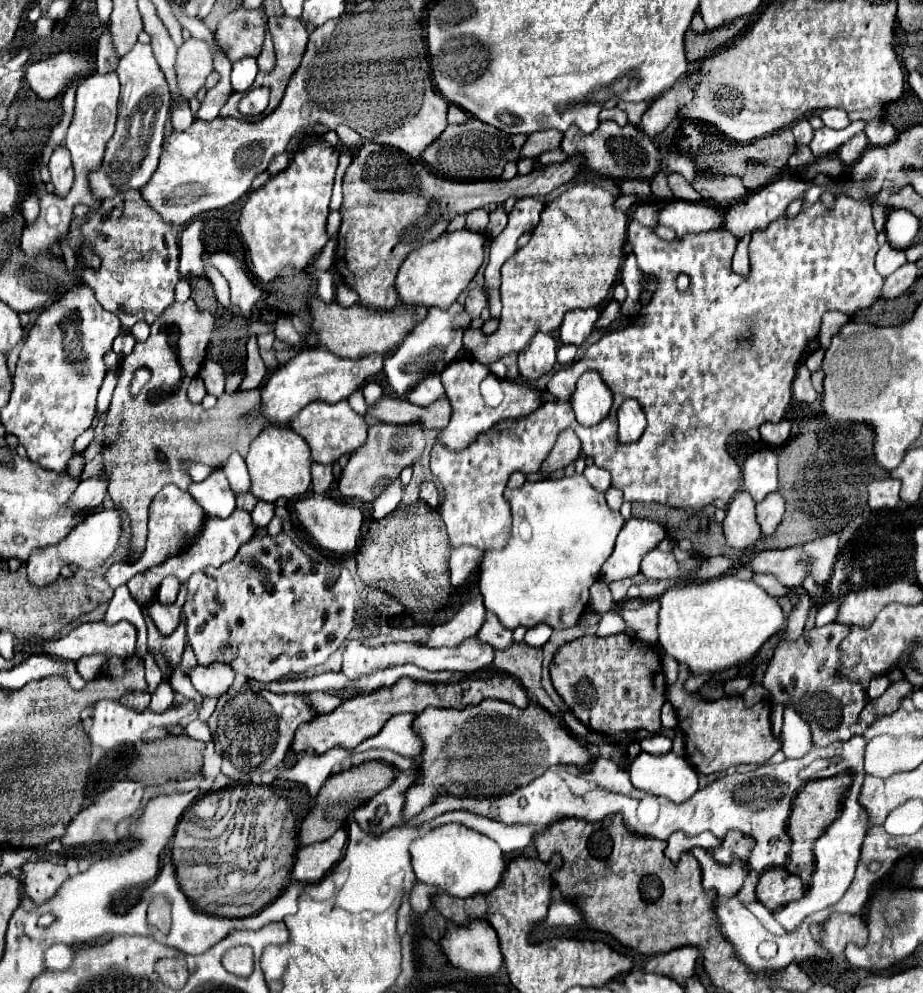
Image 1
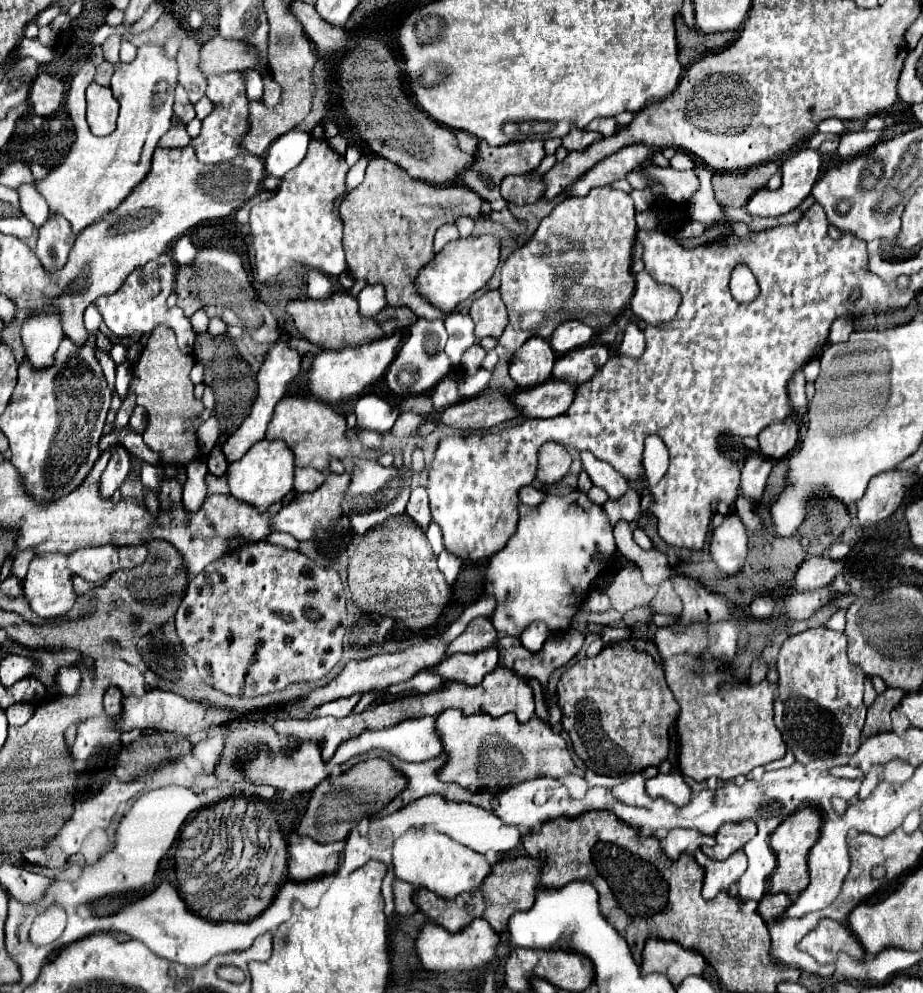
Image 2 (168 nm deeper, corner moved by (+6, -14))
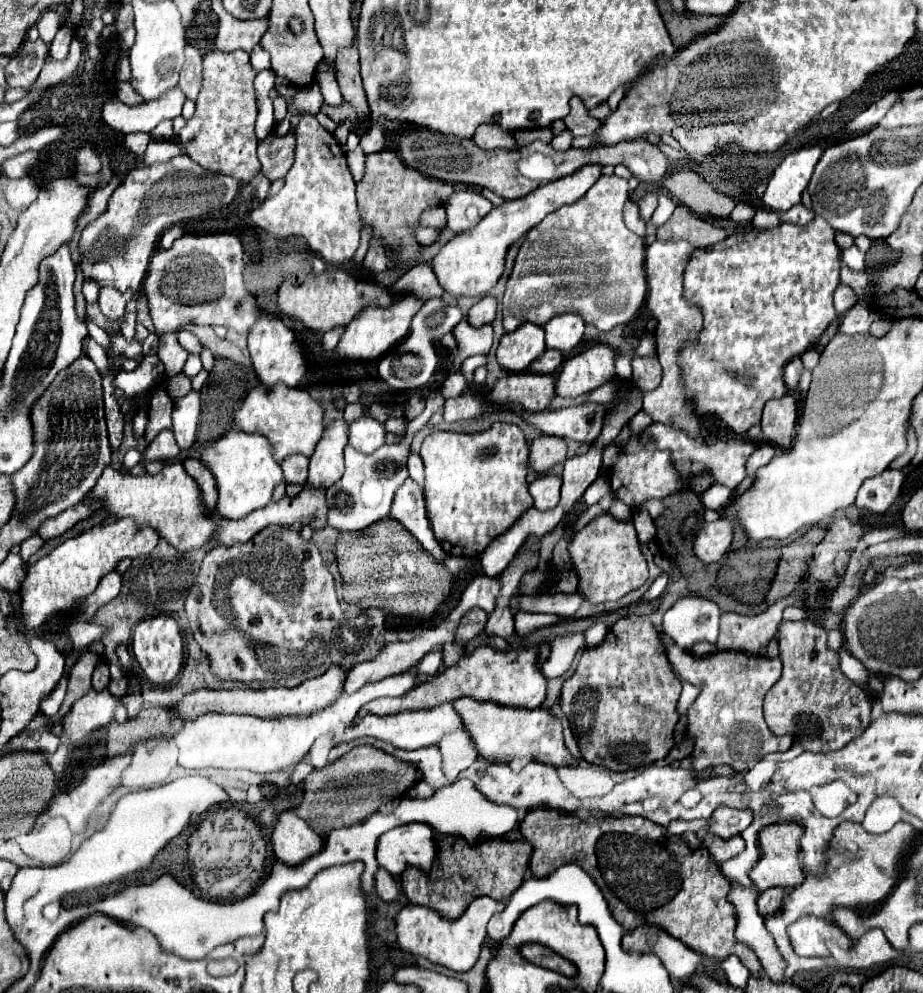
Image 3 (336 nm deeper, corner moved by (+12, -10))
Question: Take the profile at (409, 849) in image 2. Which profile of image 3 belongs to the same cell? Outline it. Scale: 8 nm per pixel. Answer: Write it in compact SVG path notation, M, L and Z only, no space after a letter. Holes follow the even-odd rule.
M404 824L378 838L376 860L392 876L400 876L408 866L430 870L436 860L434 830L428 824Z

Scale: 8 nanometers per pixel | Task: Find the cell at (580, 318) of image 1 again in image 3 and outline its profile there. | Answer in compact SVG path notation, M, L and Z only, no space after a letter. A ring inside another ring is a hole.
M560 314L544 324L546 332L546 348L554 348L560 352L570 352L582 340L584 320L578 314Z

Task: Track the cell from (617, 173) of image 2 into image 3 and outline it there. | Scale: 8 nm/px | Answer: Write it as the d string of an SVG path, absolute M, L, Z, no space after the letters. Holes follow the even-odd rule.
M592 164L580 168L580 172L576 174L538 186L536 190L532 190L532 194L526 194L520 200L510 200L498 208L492 208L492 212L488 212L486 218L482 218L474 228L456 234L452 240L448 240L440 248L438 256L430 262L440 286L450 296L486 296L488 290L496 286L496 282L504 272L508 248L528 230L532 230L540 220L544 220L548 214L552 214L564 204L572 204L578 198L582 198L598 178L600 178L600 166Z

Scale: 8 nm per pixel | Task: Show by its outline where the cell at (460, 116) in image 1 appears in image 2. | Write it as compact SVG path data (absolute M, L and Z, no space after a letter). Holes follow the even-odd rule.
M456 130L454 136L456 136L458 146L460 146L462 152L474 154L474 150L476 150L476 146L478 146L478 138L474 138L472 134L466 134L466 132L462 132L462 130Z

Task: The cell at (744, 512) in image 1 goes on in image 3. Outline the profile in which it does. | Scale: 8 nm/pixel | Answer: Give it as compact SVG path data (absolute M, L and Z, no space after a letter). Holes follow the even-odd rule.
M720 518L712 524L704 524L694 540L694 554L702 562L718 562L732 544L732 522L728 518Z

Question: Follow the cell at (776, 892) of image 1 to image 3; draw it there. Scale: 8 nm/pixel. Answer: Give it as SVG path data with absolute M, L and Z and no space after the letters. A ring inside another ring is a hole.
M770 888L770 890L762 892L758 896L758 912L762 916L778 912L782 906L782 896L784 896L784 890L780 890L780 888Z

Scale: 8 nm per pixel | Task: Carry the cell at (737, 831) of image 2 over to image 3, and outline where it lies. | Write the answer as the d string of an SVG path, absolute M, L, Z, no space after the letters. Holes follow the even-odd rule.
M720 806L710 818L710 832L718 834L720 838L730 838L746 830L752 822L752 810L738 810Z

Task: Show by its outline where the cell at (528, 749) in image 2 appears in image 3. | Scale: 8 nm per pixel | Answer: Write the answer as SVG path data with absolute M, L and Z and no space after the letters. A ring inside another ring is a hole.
M458 698L454 702L456 710L464 718L464 728L478 746L478 756L490 762L508 762L512 758L532 758L538 762L548 762L552 766L576 764L576 758L564 744L562 724L546 708L526 710L516 706L500 706L494 702L480 702L474 698Z

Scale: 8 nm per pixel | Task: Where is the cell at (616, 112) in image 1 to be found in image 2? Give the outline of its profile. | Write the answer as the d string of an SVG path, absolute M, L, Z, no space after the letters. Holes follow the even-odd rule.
M598 118L598 120L590 122L590 126L586 126L586 130L596 130L604 138L608 138L608 136L614 136L618 132L618 124L614 118Z

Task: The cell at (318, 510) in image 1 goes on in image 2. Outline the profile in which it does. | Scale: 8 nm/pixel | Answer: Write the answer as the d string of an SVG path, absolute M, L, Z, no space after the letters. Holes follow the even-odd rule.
M296 468L296 478L294 478L294 486L296 492L312 492L318 490L324 482L324 474L318 470L310 470L310 468Z

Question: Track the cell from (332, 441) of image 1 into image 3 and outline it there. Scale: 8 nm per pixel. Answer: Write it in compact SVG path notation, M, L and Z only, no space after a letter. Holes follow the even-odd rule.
M284 384L256 386L246 392L240 408L236 410L234 428L266 436L272 444L276 462L282 462L286 456L298 452L310 458L324 432L324 410L306 390L290 388Z

